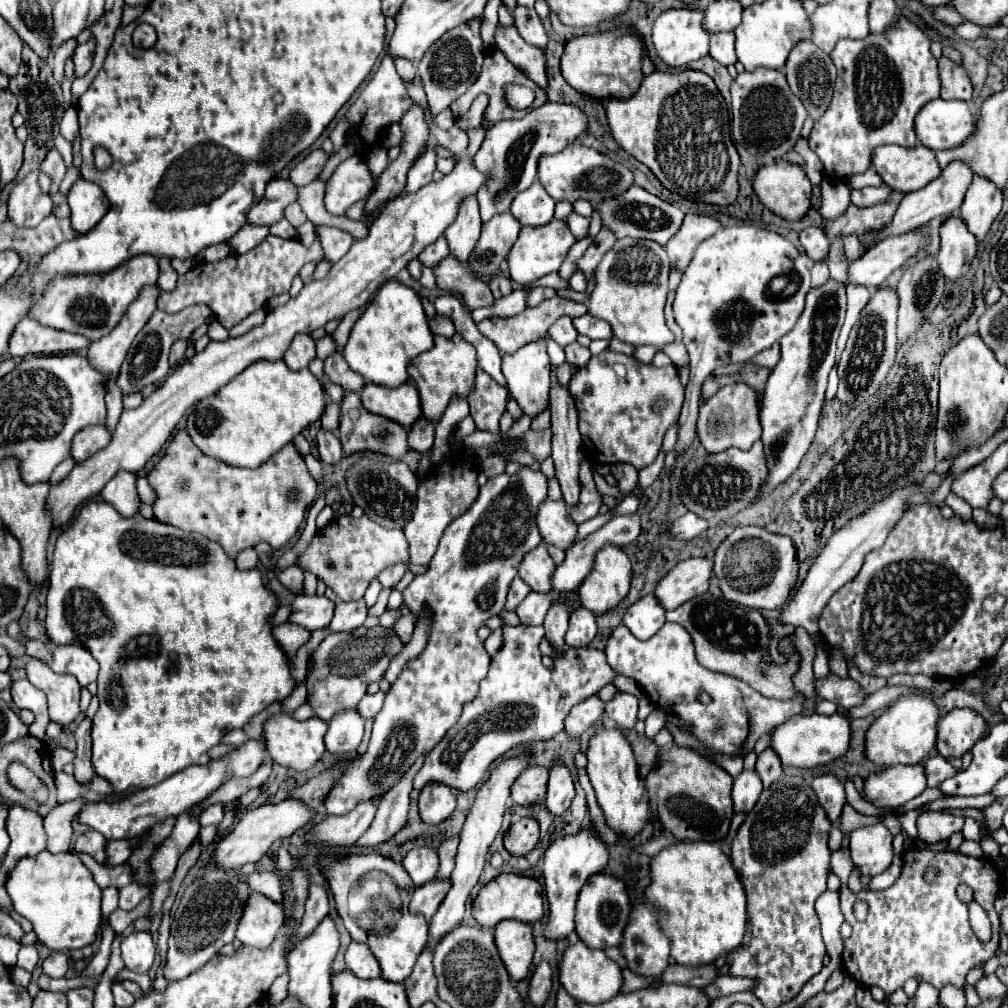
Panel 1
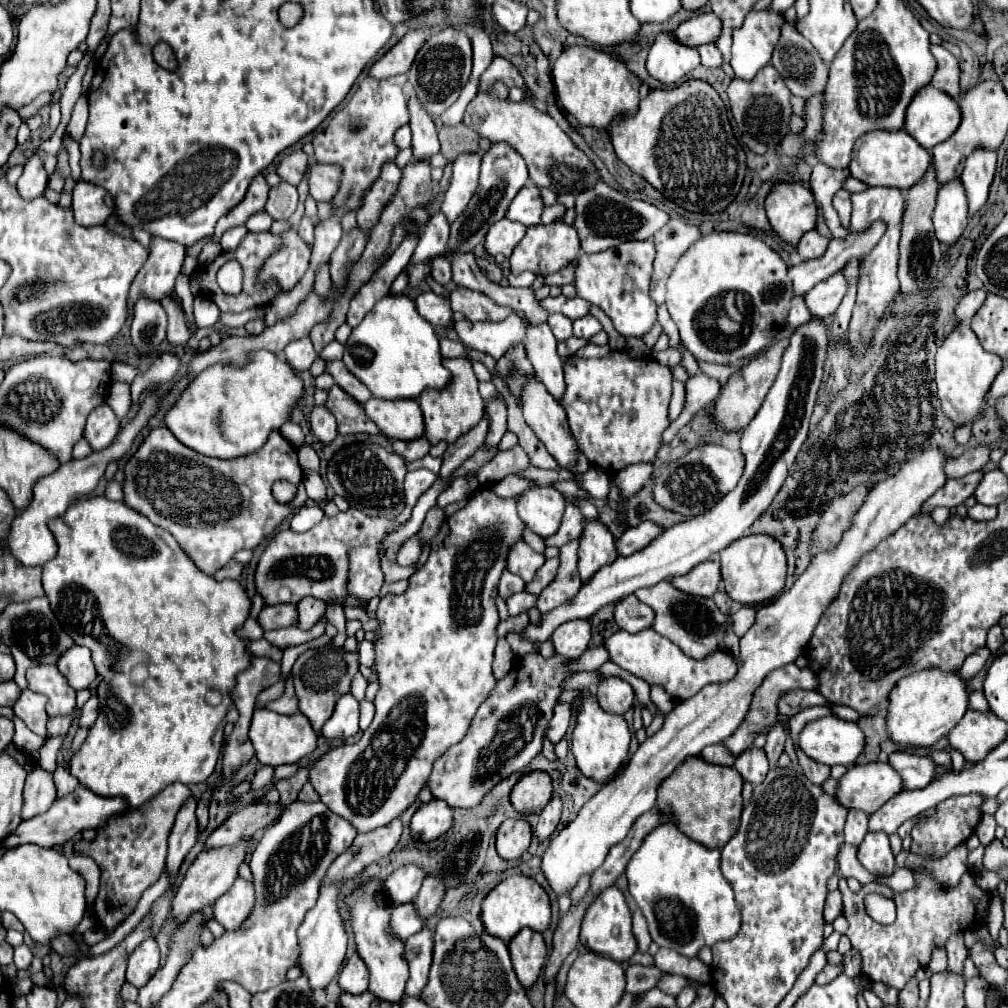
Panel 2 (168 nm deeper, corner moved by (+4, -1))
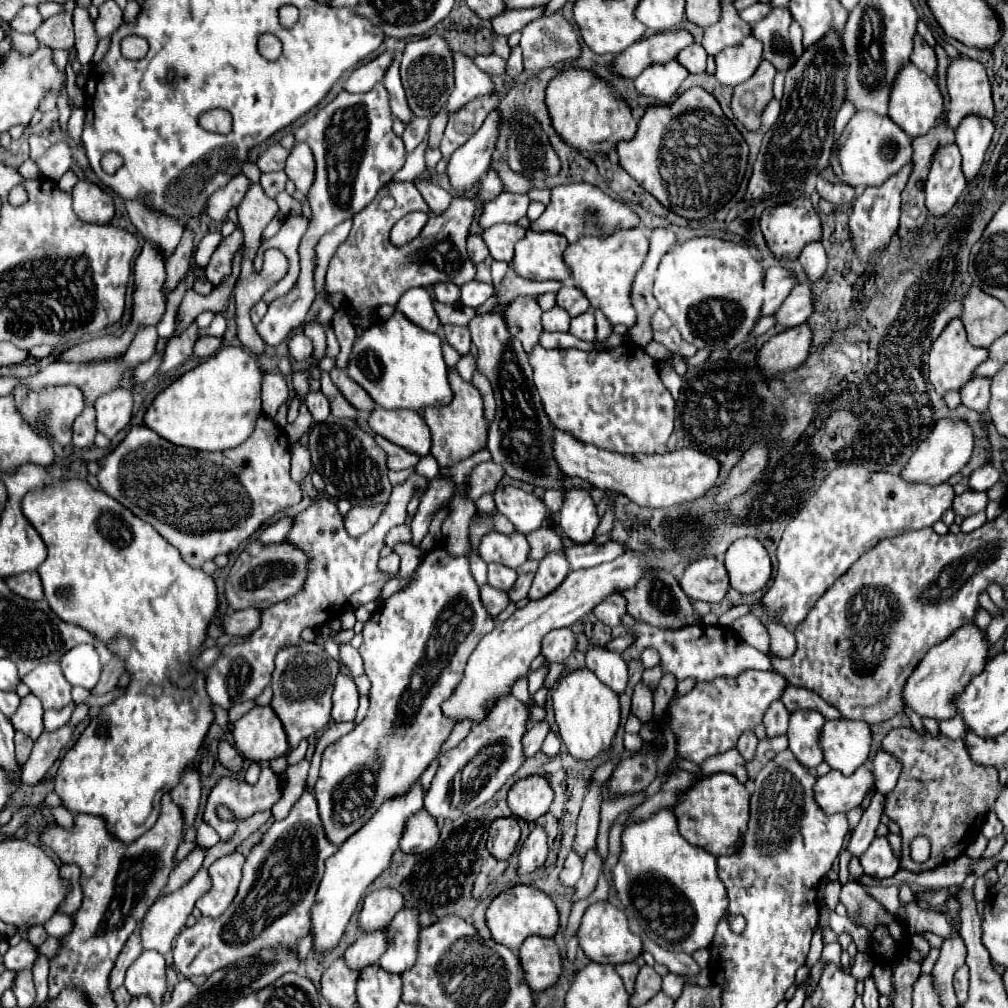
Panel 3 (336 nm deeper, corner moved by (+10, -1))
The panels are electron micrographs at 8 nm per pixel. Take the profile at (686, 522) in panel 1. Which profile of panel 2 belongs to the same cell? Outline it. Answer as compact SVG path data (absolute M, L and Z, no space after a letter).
M645 520L635 528L627 528L617 540L615 540L615 550L617 556L631 556L637 550L643 550L653 538L661 534L661 526Z

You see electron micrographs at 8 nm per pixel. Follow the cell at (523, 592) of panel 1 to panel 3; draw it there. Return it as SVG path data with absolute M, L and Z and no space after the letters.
M489 564L489 574L487 574L487 580L493 588L499 588L499 590L511 590L511 586L515 584L517 580L517 572L507 568L507 566L501 566L501 564Z

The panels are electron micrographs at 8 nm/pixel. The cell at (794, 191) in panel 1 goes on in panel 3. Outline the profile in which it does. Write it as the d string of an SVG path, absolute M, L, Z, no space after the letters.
M793 198L785 204L775 204L761 214L761 230L767 246L779 260L797 260L803 246L821 238L821 220L809 198Z

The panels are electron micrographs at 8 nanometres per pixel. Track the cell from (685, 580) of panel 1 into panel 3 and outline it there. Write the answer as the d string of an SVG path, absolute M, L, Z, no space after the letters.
M705 556L693 560L681 574L679 584L683 592L691 600L705 600L705 602L721 602L727 594L729 576L721 560Z

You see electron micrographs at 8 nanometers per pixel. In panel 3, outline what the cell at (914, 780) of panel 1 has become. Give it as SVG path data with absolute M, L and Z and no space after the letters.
M865 764L859 766L851 776L843 776L841 772L831 770L829 774L819 776L815 784L815 800L825 814L849 812L861 806L861 802L867 796L873 796L873 792L875 792L873 770L867 768Z

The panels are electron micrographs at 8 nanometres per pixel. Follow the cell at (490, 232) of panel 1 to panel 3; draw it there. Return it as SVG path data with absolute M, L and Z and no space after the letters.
M497 224L483 232L483 240L495 260L511 262L513 246L525 236L525 228L519 224Z

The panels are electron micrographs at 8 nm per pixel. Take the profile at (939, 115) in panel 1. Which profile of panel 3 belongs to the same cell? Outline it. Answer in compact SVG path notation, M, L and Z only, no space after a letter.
M905 64L891 90L889 118L899 128L903 128L909 138L917 138L917 136L933 130L933 126L937 126L937 122L941 122L943 112L945 112L945 106L943 106L943 96L939 92L937 82L933 82L933 78L929 78L927 74L917 70L917 66Z

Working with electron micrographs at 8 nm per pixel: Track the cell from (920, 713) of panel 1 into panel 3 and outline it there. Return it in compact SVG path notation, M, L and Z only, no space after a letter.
M977 626L959 628L957 634L953 634L949 640L933 646L903 686L905 708L917 712L921 718L935 718L937 722L951 720L957 714L957 708L953 704L957 694L961 694L969 680L983 670L987 662L987 650L989 646Z

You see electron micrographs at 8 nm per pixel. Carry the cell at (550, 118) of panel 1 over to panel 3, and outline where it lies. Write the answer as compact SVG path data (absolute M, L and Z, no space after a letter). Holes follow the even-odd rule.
M489 166L487 174L481 178L481 184L479 184L475 198L453 198L449 210L441 216L435 216L435 214L431 214L429 206L425 204L425 200L421 198L419 190L415 188L413 182L389 182L389 186L385 186L385 190L381 190L381 194L377 194L377 198L365 210L361 210L361 214L353 216L353 228L351 228L349 238L337 248L335 256L331 258L327 278L325 278L327 292L329 294L337 294L337 292L345 294L345 298L349 300L349 304L353 308L379 308L381 304L395 306L399 302L401 294L405 294L409 288L415 288L415 286L433 286L435 282L453 282L453 284L461 286L461 284L473 280L475 278L475 266L471 264L471 260L467 256L467 246L465 246L467 238L471 234L471 224L477 216L477 210L483 204L491 202L495 196L499 196L503 190L505 190L505 186L499 178L499 172ZM413 210L427 212L429 222L413 242L409 242L401 248L395 248L389 242L389 230L393 228L393 224L399 218L403 218L405 214L409 214Z

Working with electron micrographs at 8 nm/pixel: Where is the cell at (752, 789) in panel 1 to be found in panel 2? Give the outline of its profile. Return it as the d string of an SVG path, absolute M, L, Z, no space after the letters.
M747 748L737 760L735 770L745 778L745 782L759 784L769 772L769 760L763 748Z

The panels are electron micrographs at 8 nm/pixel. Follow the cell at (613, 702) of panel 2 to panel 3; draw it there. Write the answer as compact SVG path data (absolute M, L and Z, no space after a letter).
M589 648L587 668L597 674L605 686L609 686L615 694L621 694L627 686L627 664L623 662L619 652L609 652L605 648Z

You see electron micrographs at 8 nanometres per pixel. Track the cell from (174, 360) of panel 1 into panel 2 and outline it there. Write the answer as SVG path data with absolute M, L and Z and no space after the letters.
M165 294L161 300L167 316L169 316L169 326L167 326L167 340L173 346L183 346L187 344L187 340L191 338L191 328L185 322L185 314L181 310L181 306L171 298L171 294Z

